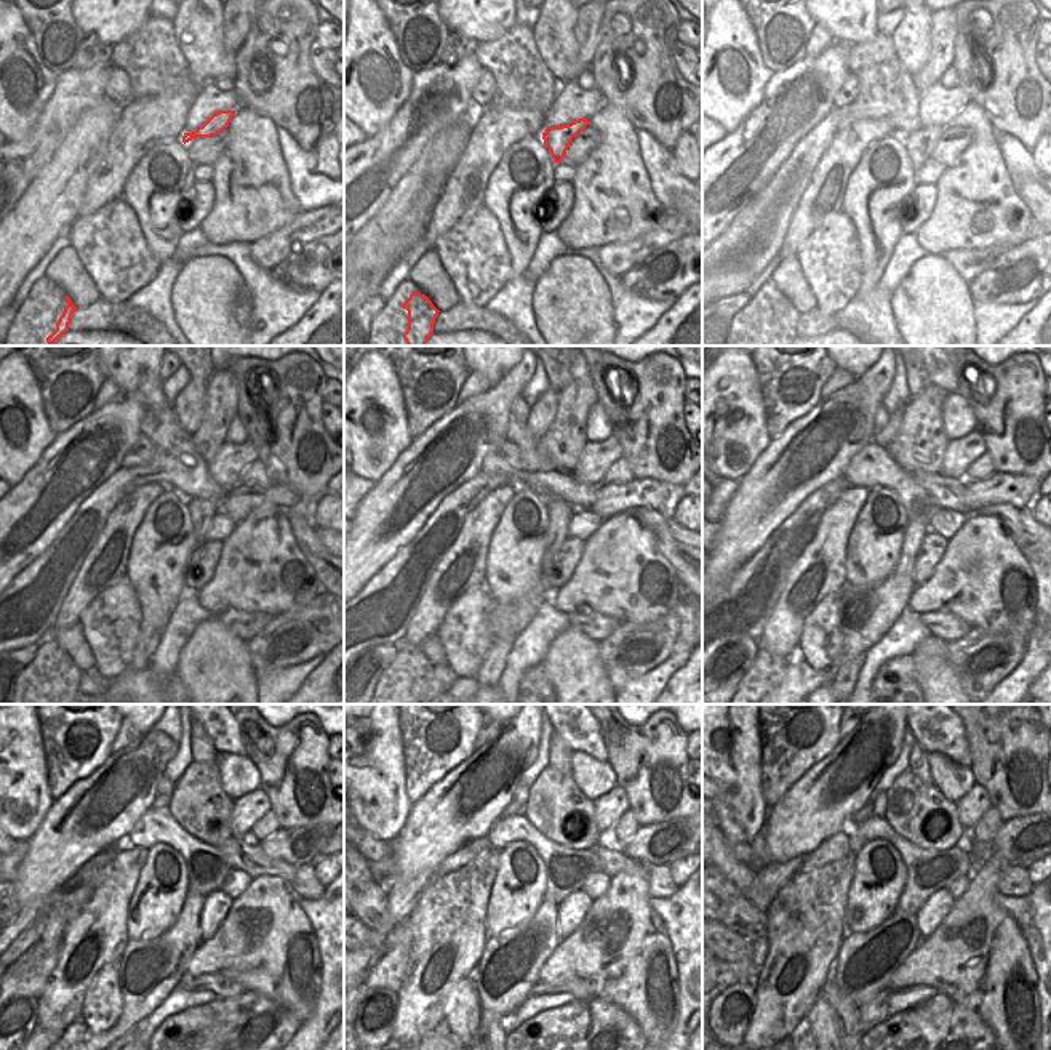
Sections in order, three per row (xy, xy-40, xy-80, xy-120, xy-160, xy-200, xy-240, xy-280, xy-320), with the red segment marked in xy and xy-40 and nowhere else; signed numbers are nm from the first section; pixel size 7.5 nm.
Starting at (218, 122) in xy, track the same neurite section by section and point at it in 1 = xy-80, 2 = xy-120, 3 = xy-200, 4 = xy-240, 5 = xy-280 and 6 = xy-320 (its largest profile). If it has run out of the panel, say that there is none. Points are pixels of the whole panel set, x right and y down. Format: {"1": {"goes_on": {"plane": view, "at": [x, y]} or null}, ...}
{"1": {"goes_on": {"plane": "xy-80", "at": [920, 144]}}, "2": {"goes_on": {"plane": "xy-120", "at": [202, 509]}}, "3": {"goes_on": {"plane": "xy-200", "at": [866, 613]}}, "4": {"goes_on": {"plane": "xy-240", "at": [149, 970]}}, "5": {"goes_on": {"plane": "xy-280", "at": [507, 970]}}, "6": {"goes_on": {"plane": "xy-320", "at": [866, 961]}}}

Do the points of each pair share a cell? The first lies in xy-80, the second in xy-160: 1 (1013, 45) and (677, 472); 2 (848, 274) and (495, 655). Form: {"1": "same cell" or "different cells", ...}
{"1": "same cell", "2": "different cells"}

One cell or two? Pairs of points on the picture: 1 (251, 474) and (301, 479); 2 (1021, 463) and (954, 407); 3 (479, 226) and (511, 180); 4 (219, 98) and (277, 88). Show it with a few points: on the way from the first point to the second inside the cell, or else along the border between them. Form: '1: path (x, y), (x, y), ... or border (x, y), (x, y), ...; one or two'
1: border (258, 460), (274, 482); two
2: border (957, 394), (971, 408), (976, 429); two
3: border (485, 204), (498, 221), (504, 244); two
4: border (232, 90), (240, 104); two

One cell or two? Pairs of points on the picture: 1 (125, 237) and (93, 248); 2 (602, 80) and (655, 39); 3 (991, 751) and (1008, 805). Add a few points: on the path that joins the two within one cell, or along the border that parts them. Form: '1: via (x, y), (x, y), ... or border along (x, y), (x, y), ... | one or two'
1: via (117, 237), (101, 240) | one
2: via (607, 63), (611, 50), (627, 34), (637, 34) | one
3: via (991, 764), (989, 775), (1007, 793) | one

